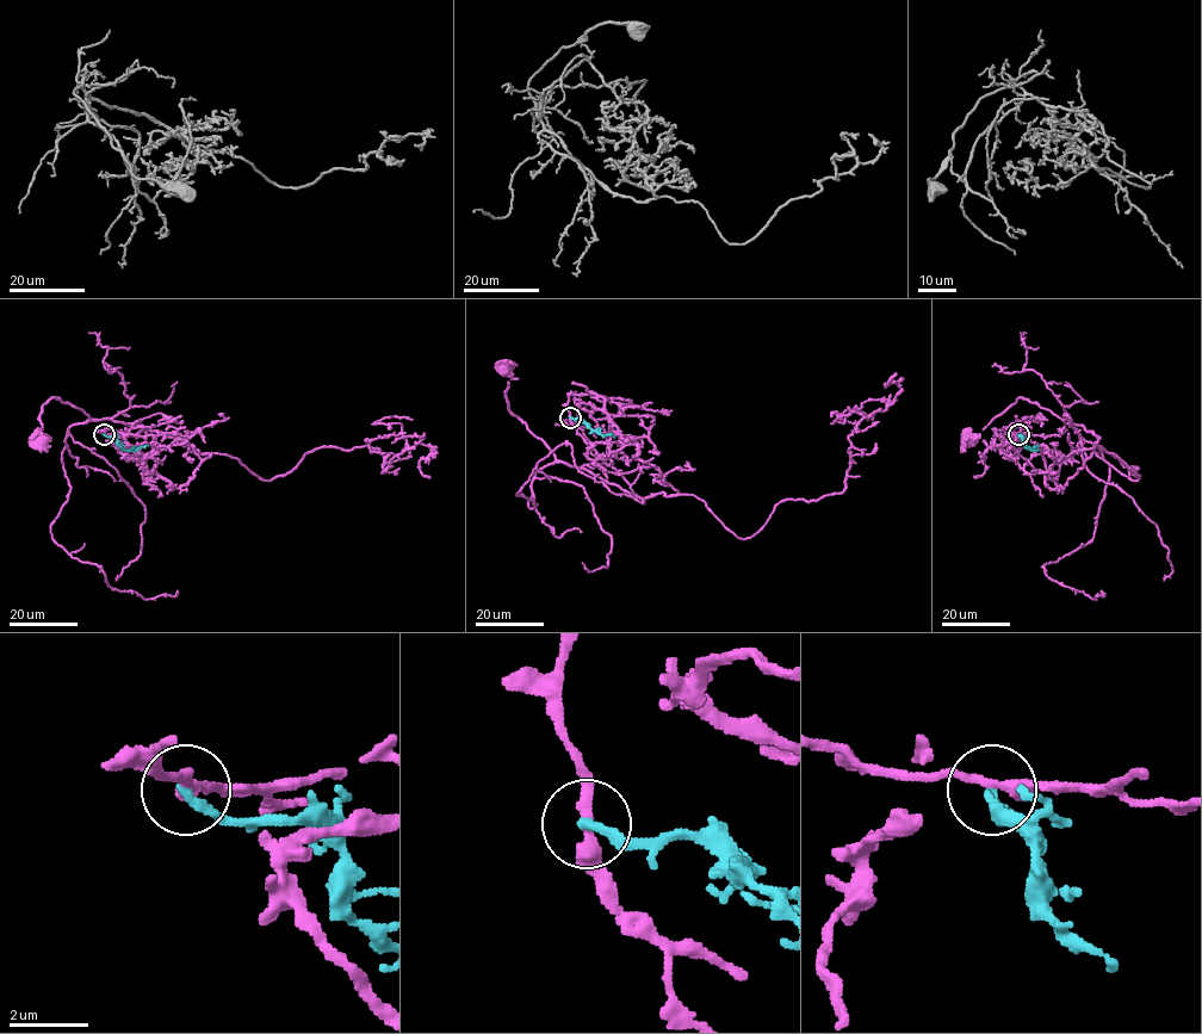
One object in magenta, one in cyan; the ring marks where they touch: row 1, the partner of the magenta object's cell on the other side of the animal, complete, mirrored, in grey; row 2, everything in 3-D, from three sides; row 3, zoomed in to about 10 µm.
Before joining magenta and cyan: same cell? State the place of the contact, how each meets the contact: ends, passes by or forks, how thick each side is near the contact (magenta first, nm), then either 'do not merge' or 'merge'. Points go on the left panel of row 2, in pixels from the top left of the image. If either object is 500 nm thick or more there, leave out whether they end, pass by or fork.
place (104, 434); magenta passes by; cyan ends; calibres 300 and 240 nm; do not merge

